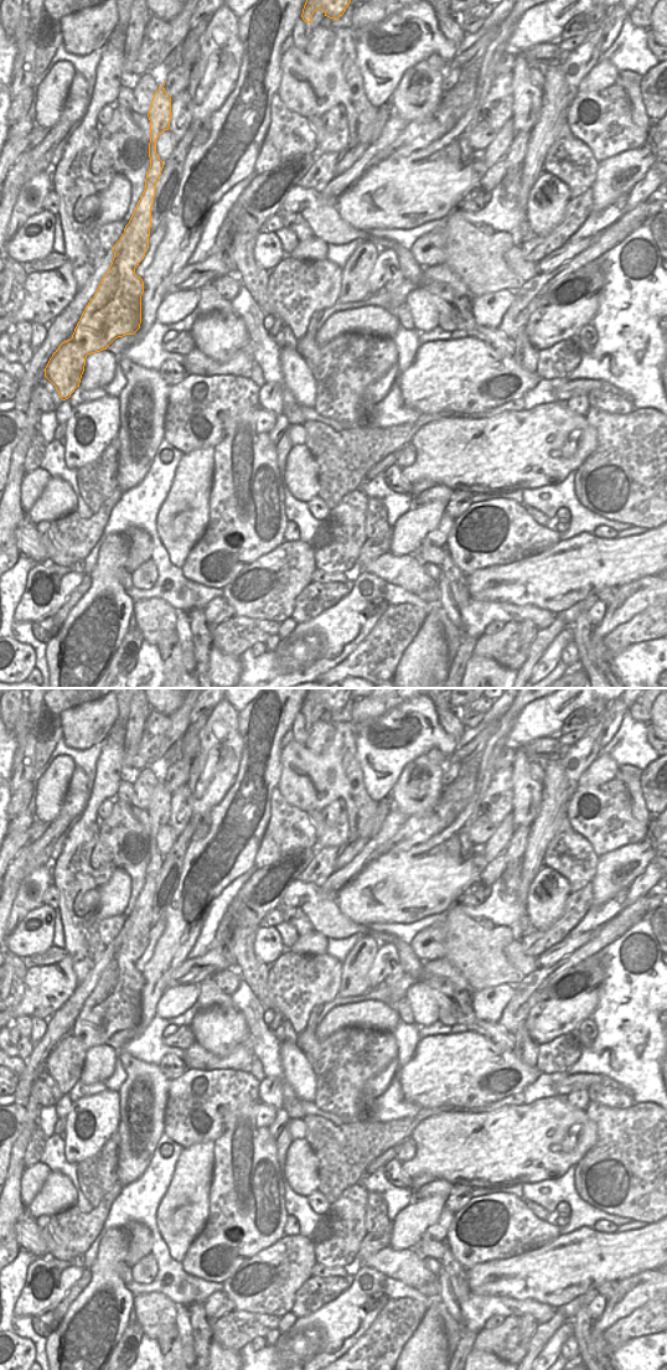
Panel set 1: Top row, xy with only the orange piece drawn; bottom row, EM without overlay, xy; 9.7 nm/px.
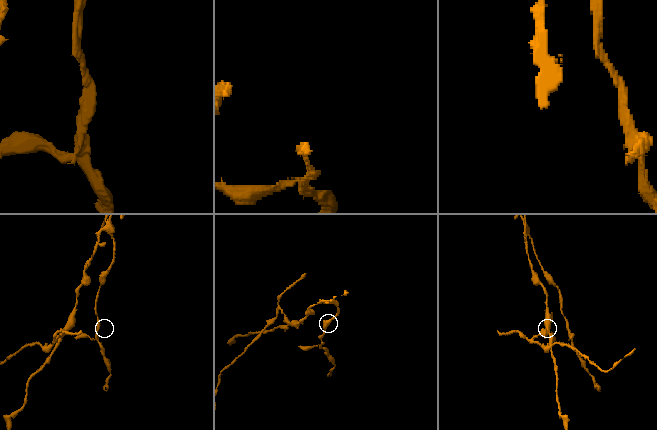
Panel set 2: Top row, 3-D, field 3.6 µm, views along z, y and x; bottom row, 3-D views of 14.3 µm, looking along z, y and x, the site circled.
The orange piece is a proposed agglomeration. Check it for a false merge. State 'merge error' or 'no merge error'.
merge error

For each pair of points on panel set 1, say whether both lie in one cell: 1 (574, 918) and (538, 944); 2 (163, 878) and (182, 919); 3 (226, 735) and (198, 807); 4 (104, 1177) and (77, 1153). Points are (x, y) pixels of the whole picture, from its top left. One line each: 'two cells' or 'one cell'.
1: one cell
2: two cells
3: one cell
4: two cells

